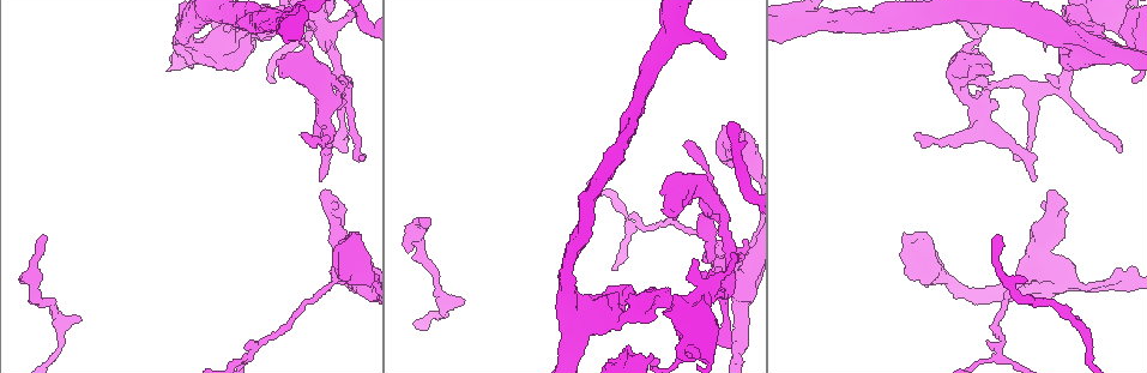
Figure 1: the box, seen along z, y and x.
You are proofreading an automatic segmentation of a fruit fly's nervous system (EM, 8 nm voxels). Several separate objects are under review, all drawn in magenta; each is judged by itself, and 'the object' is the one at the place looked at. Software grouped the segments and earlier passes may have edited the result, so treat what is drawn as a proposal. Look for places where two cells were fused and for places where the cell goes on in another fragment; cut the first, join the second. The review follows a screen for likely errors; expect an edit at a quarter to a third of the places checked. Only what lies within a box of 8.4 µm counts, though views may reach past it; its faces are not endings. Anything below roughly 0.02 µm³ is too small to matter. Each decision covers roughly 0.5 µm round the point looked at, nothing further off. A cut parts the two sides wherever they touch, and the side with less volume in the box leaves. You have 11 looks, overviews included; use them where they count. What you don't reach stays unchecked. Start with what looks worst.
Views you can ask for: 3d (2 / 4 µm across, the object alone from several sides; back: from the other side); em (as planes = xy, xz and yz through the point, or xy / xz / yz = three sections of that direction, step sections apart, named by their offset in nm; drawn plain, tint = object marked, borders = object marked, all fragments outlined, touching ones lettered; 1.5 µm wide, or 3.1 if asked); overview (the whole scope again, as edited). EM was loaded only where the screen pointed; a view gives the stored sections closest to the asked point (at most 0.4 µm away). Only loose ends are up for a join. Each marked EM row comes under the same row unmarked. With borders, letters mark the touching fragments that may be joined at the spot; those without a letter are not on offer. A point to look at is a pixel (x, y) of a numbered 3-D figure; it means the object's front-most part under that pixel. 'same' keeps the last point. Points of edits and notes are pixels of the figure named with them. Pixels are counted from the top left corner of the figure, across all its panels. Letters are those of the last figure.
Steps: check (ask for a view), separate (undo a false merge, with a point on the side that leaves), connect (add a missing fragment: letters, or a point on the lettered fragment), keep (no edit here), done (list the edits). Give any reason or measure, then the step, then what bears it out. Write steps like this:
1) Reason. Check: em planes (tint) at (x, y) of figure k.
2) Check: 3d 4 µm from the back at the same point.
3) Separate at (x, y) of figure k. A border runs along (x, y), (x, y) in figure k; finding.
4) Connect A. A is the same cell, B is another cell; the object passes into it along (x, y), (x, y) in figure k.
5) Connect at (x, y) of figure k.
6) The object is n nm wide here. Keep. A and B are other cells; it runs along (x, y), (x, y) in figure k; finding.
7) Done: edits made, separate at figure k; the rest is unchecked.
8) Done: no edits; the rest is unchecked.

Sharp bend. Check: em planes (borders) at (739, 136) of figure 1.

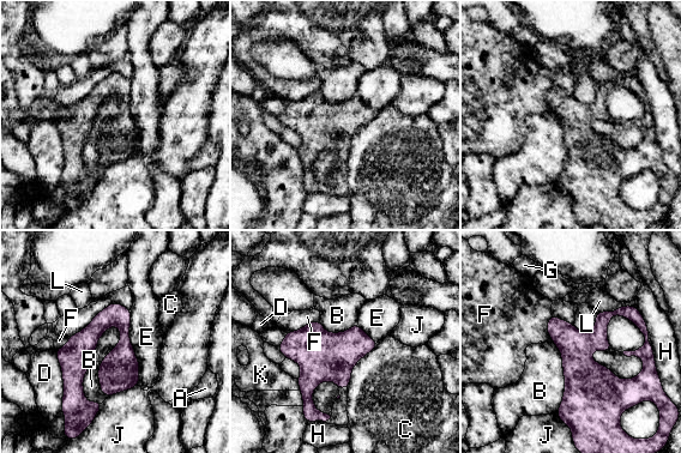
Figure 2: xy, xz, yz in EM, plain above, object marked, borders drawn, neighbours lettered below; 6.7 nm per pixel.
The longest contact is with B, 550 nm. Keep. A, B, C, D, E, F, G, H, J, K and L are other cells; one cell here.

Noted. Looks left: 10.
Branch stops here. Check: em yz step 8 (borders) at (46, 238) of figure 1.

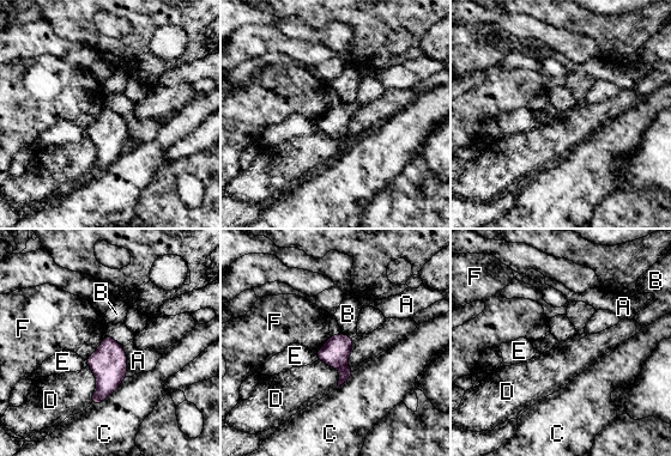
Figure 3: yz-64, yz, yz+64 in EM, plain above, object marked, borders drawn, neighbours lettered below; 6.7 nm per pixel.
Keep. A, B, C, D, E and F are other cells; none of them fits.

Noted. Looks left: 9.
Branch point. Check: 3d 4 µm at (657, 301) of figure 1.

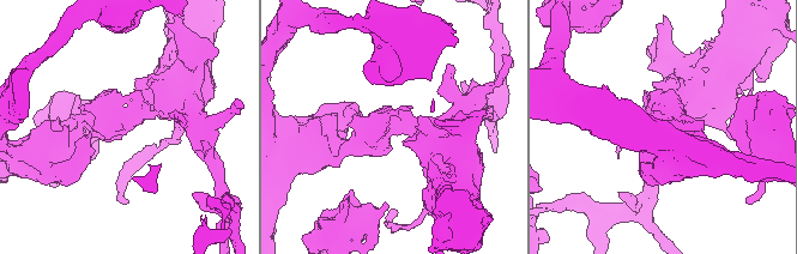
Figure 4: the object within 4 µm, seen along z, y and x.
Check: em planes (borders) at (121, 119) of figure 4.

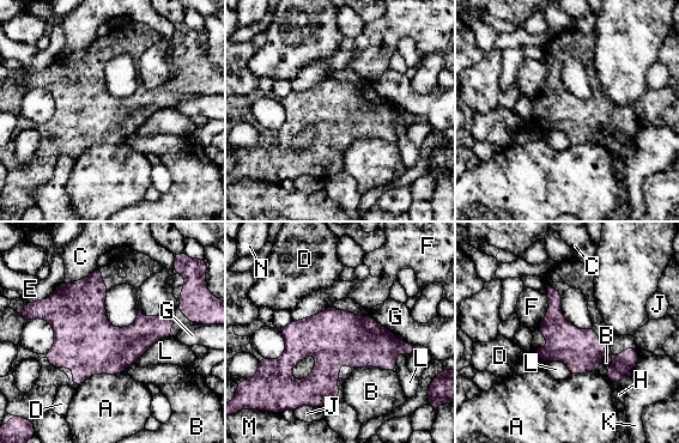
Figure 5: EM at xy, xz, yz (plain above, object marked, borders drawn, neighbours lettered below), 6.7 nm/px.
The object is 280 nm wide here. Keep. A, B, C, D, E, F, G, H, J, K, L, M and N are other cells; a border runs along (602, 356), (612, 359), (606, 376) in figure 5; continuous, no second cell.

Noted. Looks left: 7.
Calibre changes. Check: em yz step 8 (tint) at (331, 228) of figure 1.

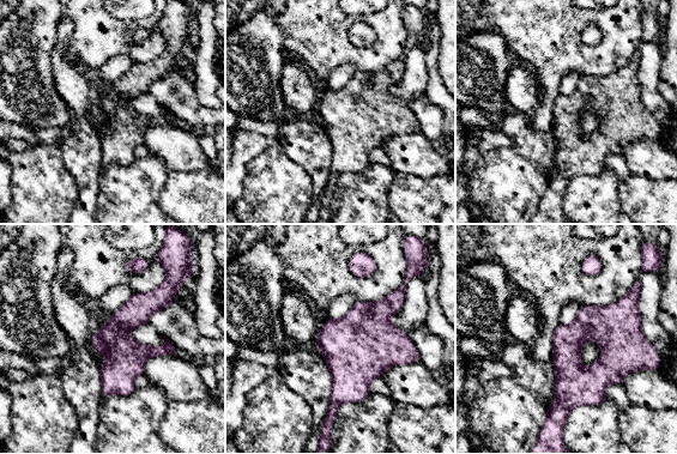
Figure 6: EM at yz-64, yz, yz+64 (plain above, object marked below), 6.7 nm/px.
Check: em yz step 8 (borders) at the same point.

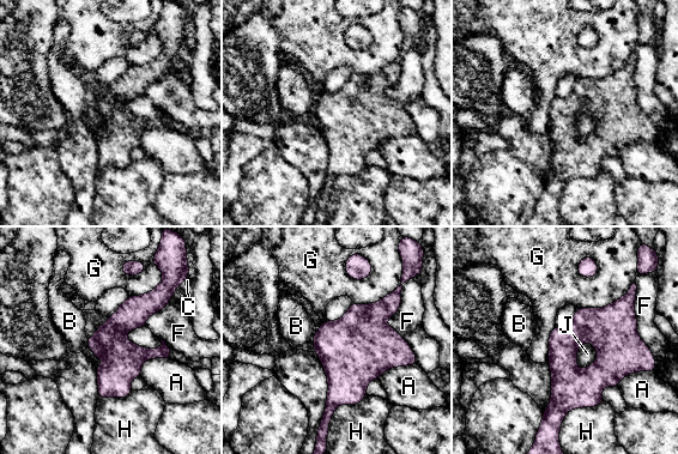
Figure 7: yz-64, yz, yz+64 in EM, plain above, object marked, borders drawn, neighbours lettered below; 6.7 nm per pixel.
Keep. A, B, C, F, G, H and J are other cells; it runs along (161, 288), (115, 333), (101, 394) in figure 7; one cell here.

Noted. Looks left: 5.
Done: no edits; the rest is unchecked.

